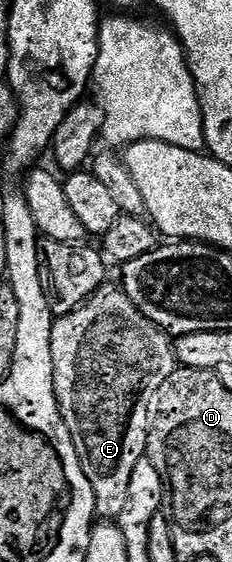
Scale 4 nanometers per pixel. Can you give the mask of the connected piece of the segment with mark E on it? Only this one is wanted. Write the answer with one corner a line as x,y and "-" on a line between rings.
105,283
85,305
80,305
70,315
53,320
52,362
60,413
86,471
86,479
90,479
90,487
94,487
97,518
115,522
126,507
134,467
145,460
148,451
150,410
156,392
178,368
173,342
169,334
134,307
119,284

